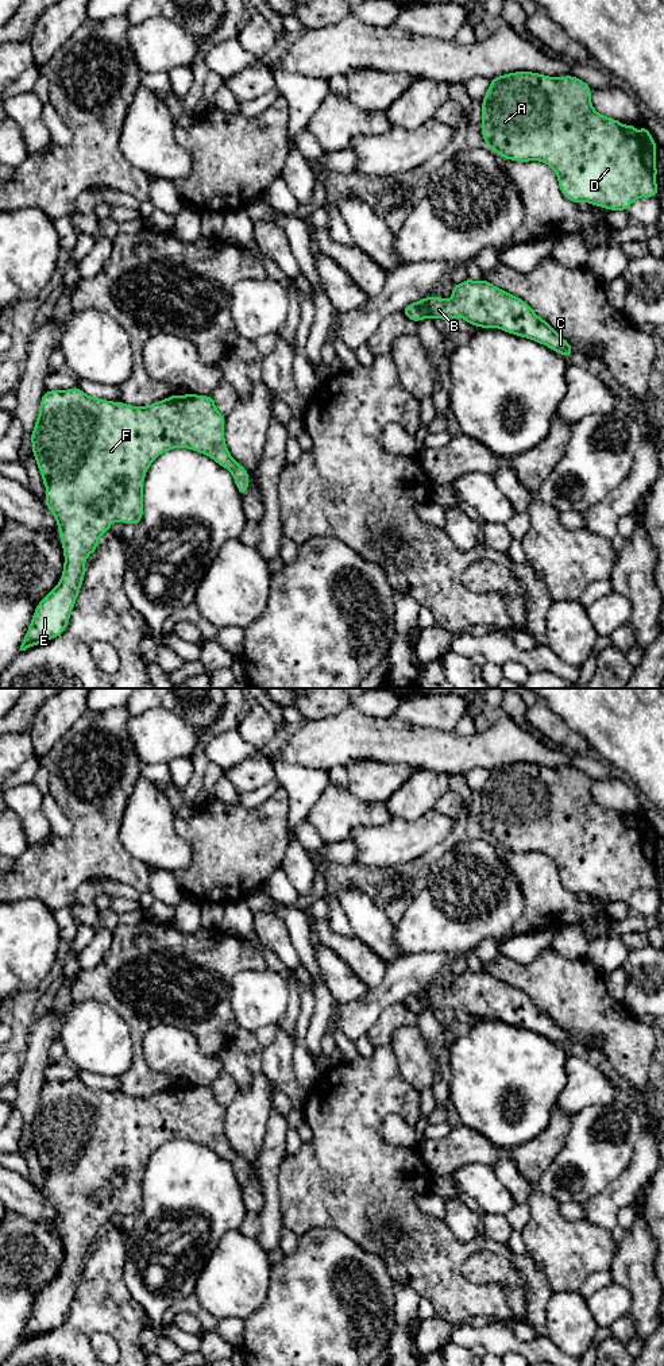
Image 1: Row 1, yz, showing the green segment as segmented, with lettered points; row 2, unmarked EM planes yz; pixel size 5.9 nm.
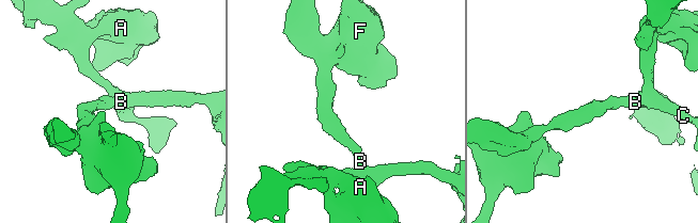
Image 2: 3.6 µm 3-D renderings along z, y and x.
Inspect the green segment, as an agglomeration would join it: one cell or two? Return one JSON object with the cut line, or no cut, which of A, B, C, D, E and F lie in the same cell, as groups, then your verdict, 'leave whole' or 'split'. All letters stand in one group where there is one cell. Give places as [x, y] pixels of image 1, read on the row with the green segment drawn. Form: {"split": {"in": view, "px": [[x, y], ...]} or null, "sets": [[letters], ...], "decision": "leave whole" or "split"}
{"split": null, "sets": [["A", "B", "C", "D", "E", "F"]], "decision": "leave whole"}

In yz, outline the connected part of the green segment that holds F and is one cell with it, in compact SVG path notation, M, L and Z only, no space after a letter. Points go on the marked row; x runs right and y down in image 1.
M78 387L47 390L42 395L31 444L46 487L45 505L58 524L65 563L59 583L38 603L19 651L65 632L85 576L86 557L115 521L140 522L144 476L161 454L178 447L204 454L232 474L242 497L247 493L248 472L228 452L224 425L215 397L193 393L173 394L146 406L90 397Z

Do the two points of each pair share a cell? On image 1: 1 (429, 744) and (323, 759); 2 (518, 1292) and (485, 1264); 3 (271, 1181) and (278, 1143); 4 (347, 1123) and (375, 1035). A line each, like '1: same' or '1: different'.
1: same
2: same
3: same
4: different

